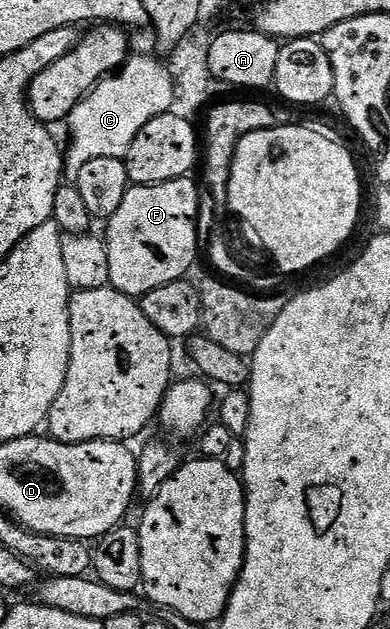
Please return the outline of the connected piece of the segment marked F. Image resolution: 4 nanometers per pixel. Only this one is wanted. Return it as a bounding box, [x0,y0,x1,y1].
[106,176,202,299]

